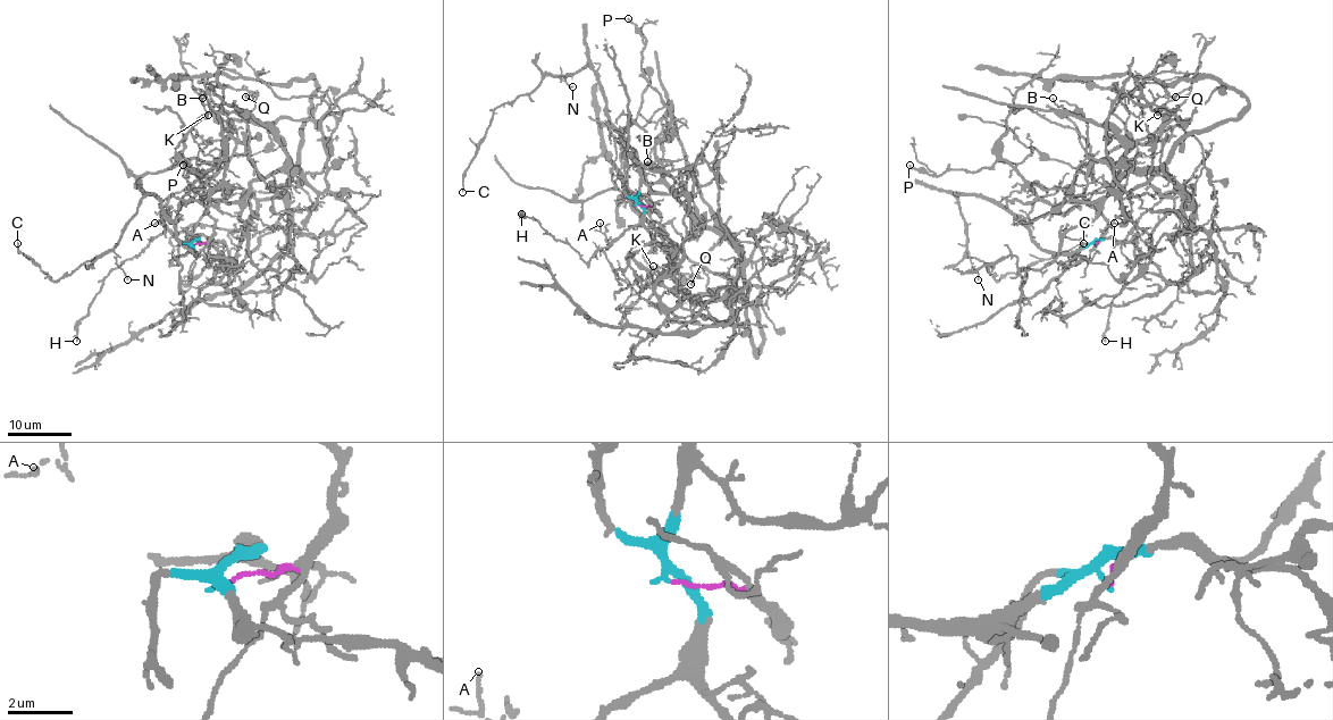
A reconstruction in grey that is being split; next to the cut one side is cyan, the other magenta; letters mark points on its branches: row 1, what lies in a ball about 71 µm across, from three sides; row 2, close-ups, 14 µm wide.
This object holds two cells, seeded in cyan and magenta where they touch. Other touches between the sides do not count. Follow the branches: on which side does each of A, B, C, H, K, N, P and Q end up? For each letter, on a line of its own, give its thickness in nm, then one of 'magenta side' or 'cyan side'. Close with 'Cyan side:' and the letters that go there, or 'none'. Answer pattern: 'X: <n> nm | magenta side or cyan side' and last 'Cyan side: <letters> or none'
A: 110 nm | cyan side
B: 130 nm | magenta side
C: 110 nm | cyan side
H: 130 nm | cyan side
K: 110 nm | magenta side
N: 90 nm | cyan side
P: 140 nm | magenta side
Q: 170 nm | magenta side
Cyan side: A, C, H, N

